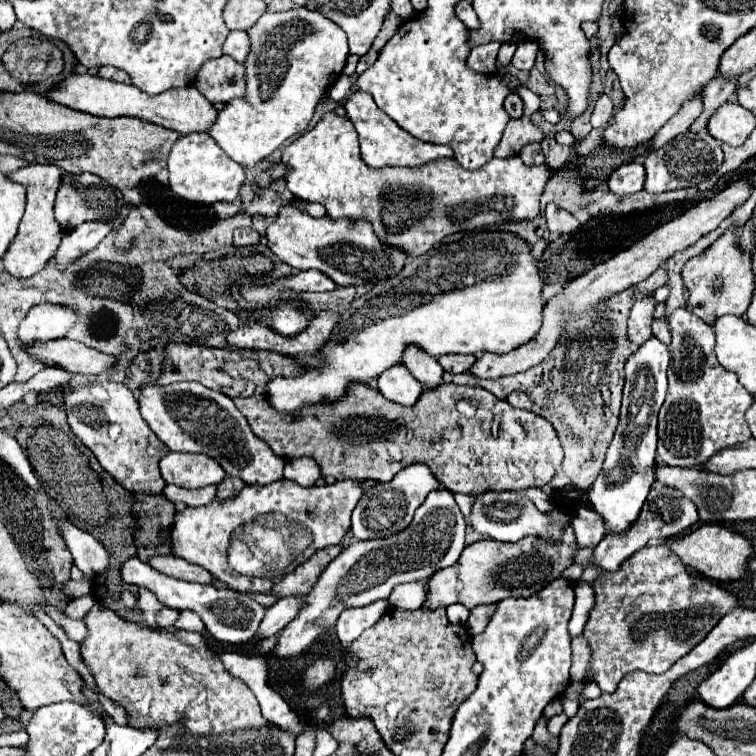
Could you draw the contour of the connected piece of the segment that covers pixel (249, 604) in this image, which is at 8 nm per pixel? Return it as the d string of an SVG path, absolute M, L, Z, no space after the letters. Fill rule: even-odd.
M129 558L127 562L123 562L119 572L121 572L123 582L135 584L135 586L145 586L159 598L161 604L175 608L175 610L189 608L189 610L197 612L201 616L201 620L205 622L207 630L211 632L211 636L221 642L241 644L241 642L251 640L257 632L257 626L261 624L261 618L265 616L265 610L267 610L265 606L261 606L253 598L249 598L247 594L239 594L229 588L215 588L209 584L193 584L193 582L169 578L169 576L153 570L147 562L141 562L139 558Z

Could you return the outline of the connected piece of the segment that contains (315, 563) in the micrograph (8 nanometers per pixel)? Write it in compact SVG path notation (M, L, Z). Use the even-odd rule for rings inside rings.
M329 546L325 550L317 550L317 554L309 560L305 560L301 566L295 568L293 574L287 574L281 582L277 582L271 588L271 594L283 598L289 594L309 594L311 586L317 582L317 578L321 576L321 570L325 570L325 566L337 558L337 554L341 554L343 546Z

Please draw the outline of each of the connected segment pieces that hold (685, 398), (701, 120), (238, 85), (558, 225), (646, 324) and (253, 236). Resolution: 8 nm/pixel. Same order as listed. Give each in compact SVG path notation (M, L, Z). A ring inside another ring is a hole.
M685 308L675 310L669 318L669 328L673 340L669 344L671 366L669 366L669 390L667 398L659 410L659 442L657 442L657 460L669 466L699 466L705 464L713 454L741 444L751 438L749 426L745 422L745 412L753 404L753 396L741 386L737 374L727 372L715 358L715 334L707 322L701 322L695 314Z
M717 72L713 82L709 82L709 86L705 86L705 90L703 90L703 114L697 118L697 122L691 126L691 130L705 128L709 114L713 114L713 110L717 106L725 104L729 100L729 96L735 94L735 90L737 90L737 84L735 82L721 82L721 72Z
M221 56L221 58L213 58L209 62L205 62L205 66L201 66L193 86L211 102L211 104L227 104L233 98L243 98L245 96L245 66L237 60L233 60L231 56Z
M547 204L545 218L547 218L549 230L559 232L559 234L569 234L579 226L579 220L571 212L567 212L563 208L557 208L555 204Z
M649 294L647 298L641 298L633 304L631 308L631 316L629 316L629 324L627 324L627 334L629 340L633 344L633 348L639 348L643 342L647 342L653 334L651 334L651 320L653 320L653 312L655 312L655 296Z
M237 228L233 234L235 246L251 246L251 244L259 244L259 240L261 236L253 228Z

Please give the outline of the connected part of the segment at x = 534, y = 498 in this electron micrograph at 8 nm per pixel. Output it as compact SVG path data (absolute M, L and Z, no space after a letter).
M529 488L527 492L525 492L525 496L541 510L541 512L549 512L551 508L553 508L553 504L551 504L551 500L549 500L549 496L547 494L543 494L539 488Z

